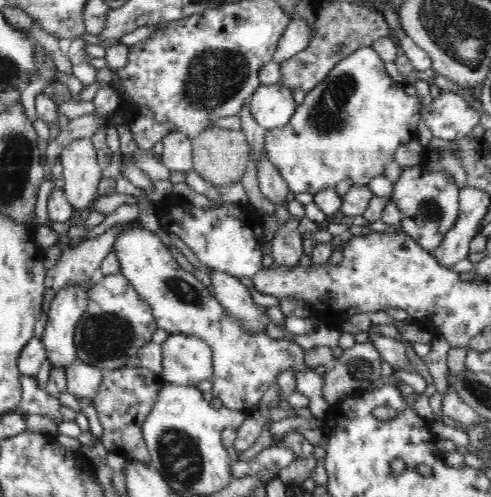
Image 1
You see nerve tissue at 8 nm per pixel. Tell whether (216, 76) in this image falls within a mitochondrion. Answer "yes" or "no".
yes

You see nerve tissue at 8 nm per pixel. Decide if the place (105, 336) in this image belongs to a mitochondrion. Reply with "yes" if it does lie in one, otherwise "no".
yes

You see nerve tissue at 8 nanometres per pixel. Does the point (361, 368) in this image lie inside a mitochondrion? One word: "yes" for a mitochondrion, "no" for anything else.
yes

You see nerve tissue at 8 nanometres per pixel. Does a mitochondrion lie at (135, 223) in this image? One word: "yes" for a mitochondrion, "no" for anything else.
no

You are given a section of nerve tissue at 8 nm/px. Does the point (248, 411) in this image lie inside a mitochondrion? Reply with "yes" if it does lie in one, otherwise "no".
no

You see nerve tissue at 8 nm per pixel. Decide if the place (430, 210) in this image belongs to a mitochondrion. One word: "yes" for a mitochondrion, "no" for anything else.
yes

